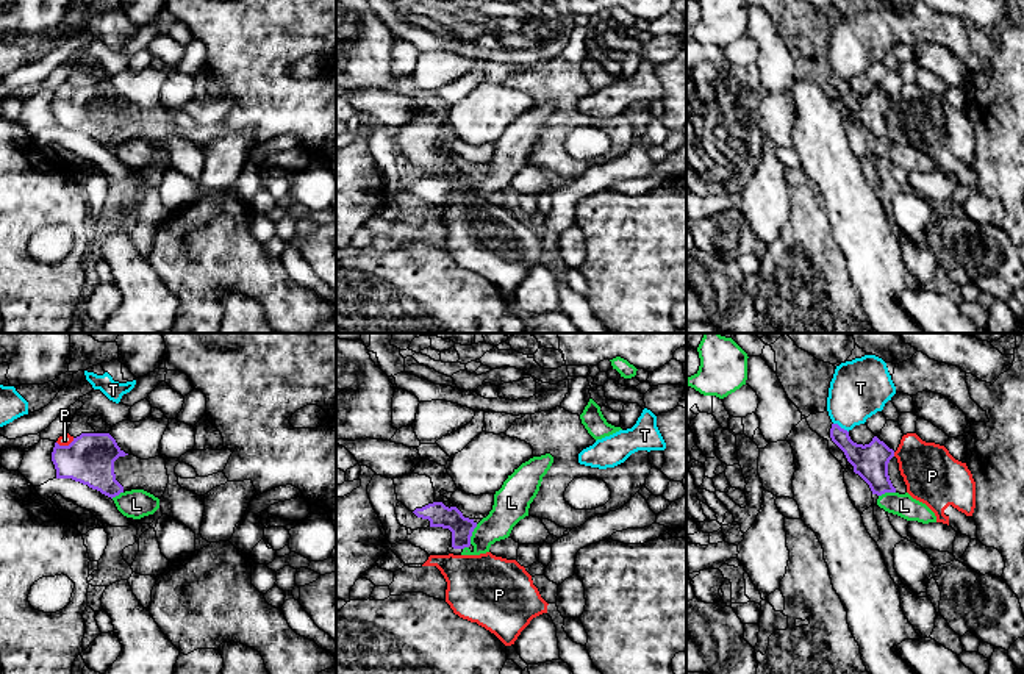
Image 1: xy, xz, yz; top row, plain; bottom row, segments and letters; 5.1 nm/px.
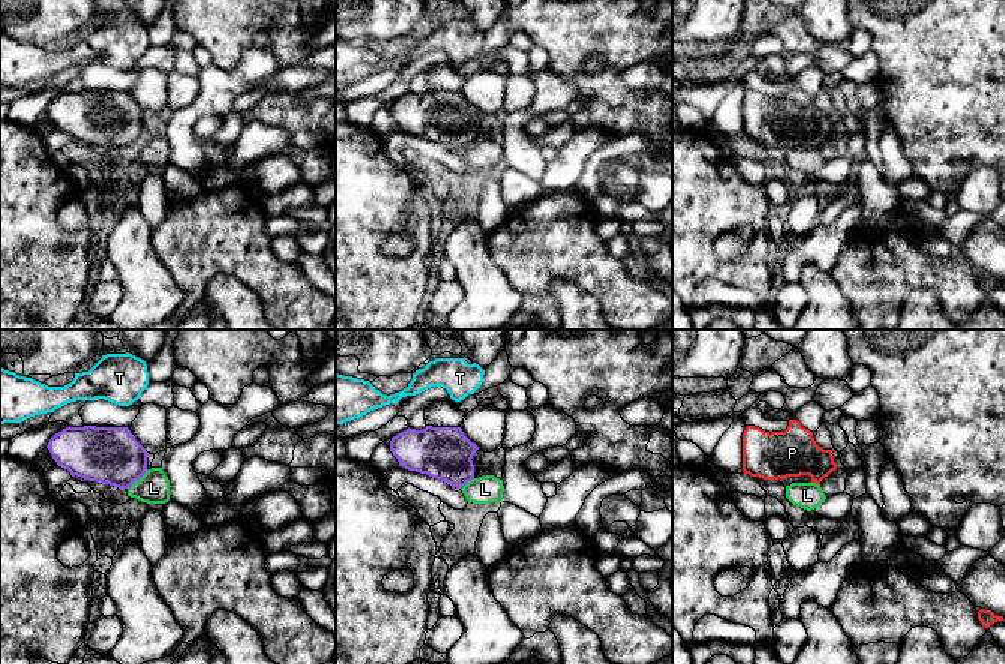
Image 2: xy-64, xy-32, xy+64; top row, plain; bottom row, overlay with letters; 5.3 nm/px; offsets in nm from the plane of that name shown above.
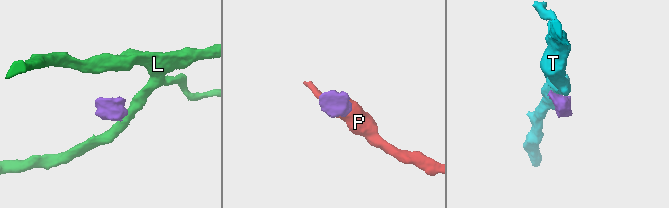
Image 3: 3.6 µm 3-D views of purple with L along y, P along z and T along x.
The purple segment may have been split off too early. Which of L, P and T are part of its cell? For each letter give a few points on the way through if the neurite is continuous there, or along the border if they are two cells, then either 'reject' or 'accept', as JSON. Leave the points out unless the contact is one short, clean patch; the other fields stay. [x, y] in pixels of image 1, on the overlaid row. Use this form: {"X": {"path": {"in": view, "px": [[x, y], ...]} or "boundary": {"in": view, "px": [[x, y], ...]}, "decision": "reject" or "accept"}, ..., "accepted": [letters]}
{"L": {"boundary": {"in": "xz", "px": [[477, 524], [469, 543]]}, "decision": "reject"}, "P": {"path": {"in": "xy", "px": [[89, 458], [77, 458], [64, 446], [64, 440]]}, "decision": "accept"}, "T": {"boundary": {"in": "yz", "px": [[834, 423], [848, 432]]}, "decision": "reject"}, "accepted": ["P"]}

